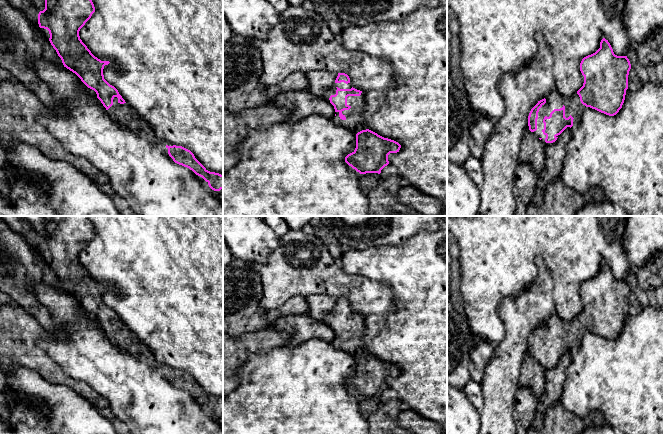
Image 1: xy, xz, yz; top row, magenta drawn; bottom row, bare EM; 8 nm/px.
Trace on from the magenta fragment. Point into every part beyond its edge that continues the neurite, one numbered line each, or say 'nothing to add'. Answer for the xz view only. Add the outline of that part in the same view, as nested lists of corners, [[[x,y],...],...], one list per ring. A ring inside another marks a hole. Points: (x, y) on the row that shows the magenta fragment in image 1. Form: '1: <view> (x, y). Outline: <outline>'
1: xz (355, 122). Outline: [[[362,92],[360,96],[348,96],[347,105],[351,108],[342,111],[342,114],[346,117],[345,120],[339,117],[339,112],[335,112],[332,119],[336,125],[347,128],[357,134],[364,130],[365,125],[363,117],[363,111],[366,105],[365,92]]]

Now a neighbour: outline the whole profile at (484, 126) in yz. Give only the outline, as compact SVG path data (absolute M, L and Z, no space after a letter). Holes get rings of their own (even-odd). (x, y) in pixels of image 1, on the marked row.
M472 109L474 124L471 126L470 150L471 155L481 160L488 136L493 132L495 121Z

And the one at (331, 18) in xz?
M311 0L314 4L314 10L319 13L330 27L332 33L337 39L340 38L341 33L345 27L338 15L322 0Z

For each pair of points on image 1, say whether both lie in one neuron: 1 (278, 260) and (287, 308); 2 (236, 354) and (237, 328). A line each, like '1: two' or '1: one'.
1: two
2: two

